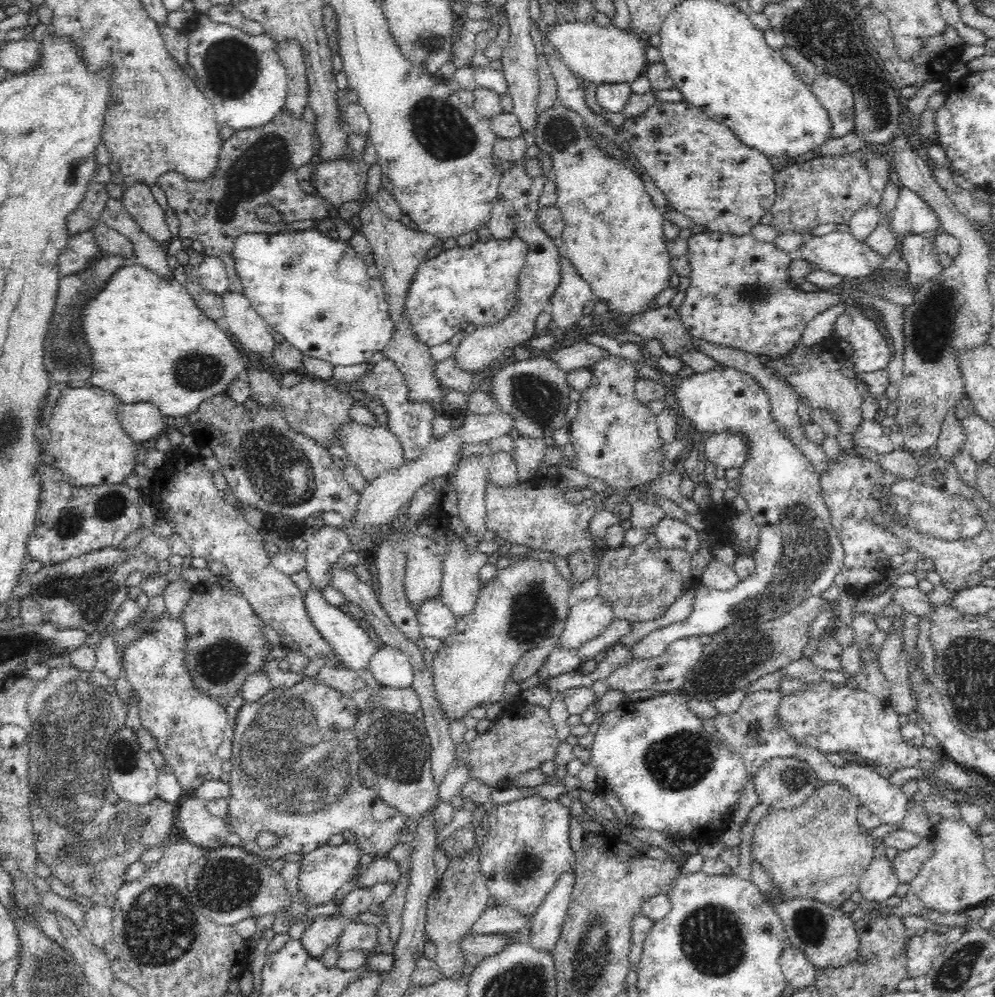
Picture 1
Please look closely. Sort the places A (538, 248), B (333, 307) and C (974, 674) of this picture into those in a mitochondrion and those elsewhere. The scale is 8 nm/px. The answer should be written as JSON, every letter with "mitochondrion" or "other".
{"A":"other","B":"mitochondrion","C":"mitochondrion"}

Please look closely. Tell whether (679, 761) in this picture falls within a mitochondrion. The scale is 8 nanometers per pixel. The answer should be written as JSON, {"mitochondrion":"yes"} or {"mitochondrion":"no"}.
{"mitochondrion":"yes"}

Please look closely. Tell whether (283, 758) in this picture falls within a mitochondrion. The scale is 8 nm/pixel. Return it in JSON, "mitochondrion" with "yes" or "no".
{"mitochondrion":"yes"}

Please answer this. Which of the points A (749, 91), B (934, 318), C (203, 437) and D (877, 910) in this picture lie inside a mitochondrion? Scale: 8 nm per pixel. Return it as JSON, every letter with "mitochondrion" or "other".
{"A":"other","B":"mitochondrion","C":"other","D":"other"}

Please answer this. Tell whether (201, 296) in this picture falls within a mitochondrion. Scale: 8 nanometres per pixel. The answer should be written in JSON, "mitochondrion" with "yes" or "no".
{"mitochondrion":"no"}

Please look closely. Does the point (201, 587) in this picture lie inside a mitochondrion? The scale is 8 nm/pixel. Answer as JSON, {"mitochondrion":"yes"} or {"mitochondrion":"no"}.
{"mitochondrion":"no"}

